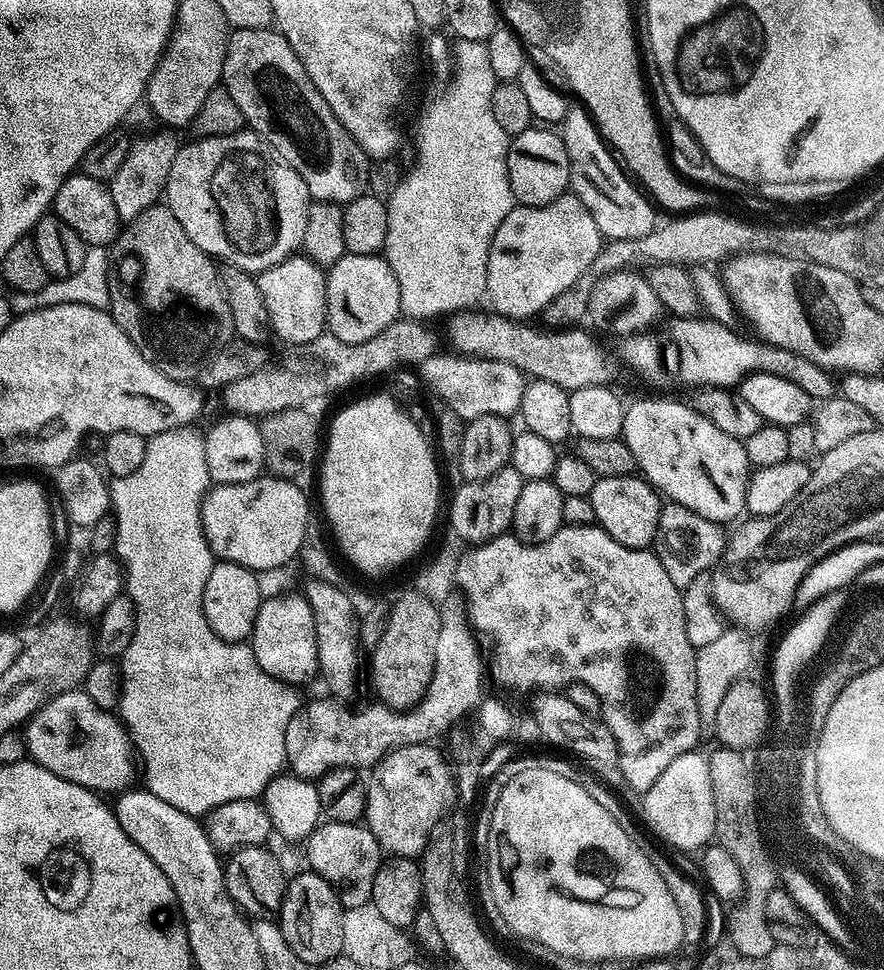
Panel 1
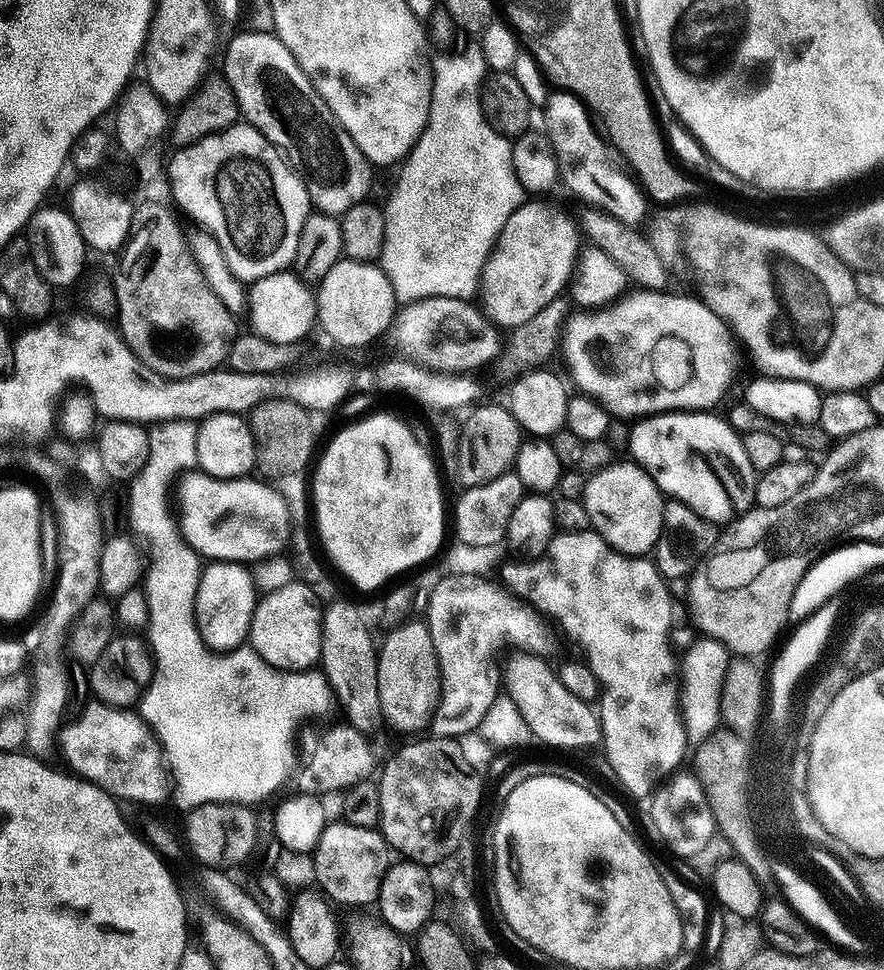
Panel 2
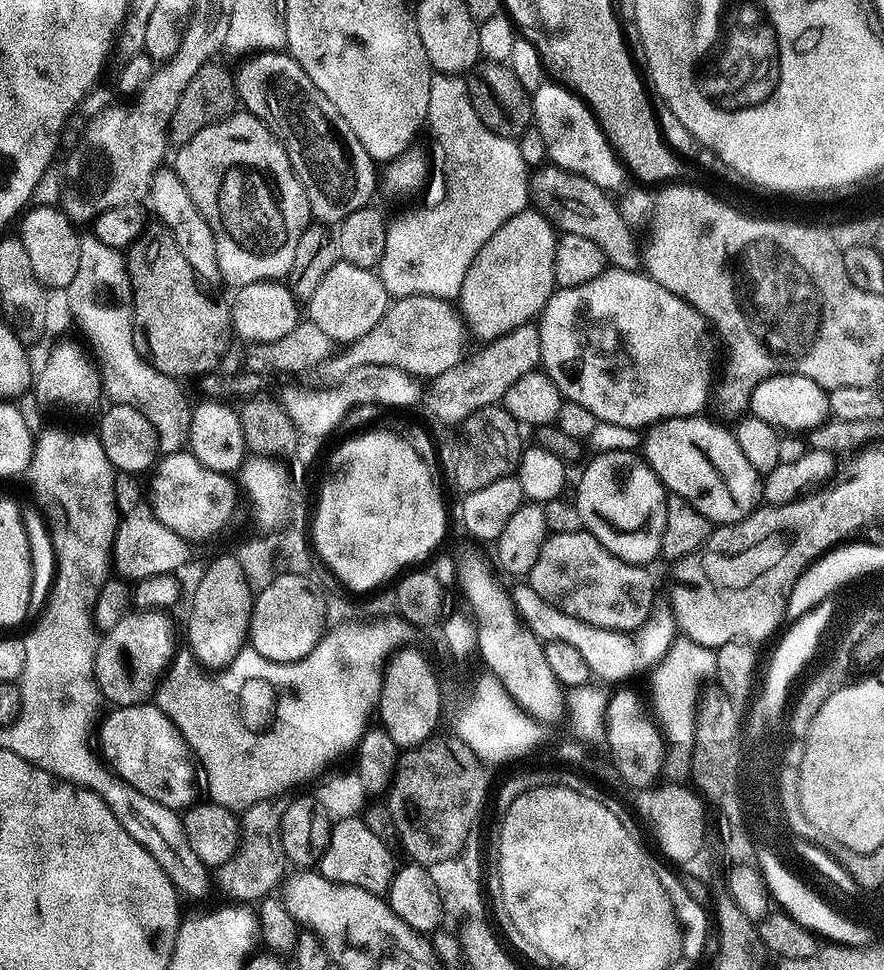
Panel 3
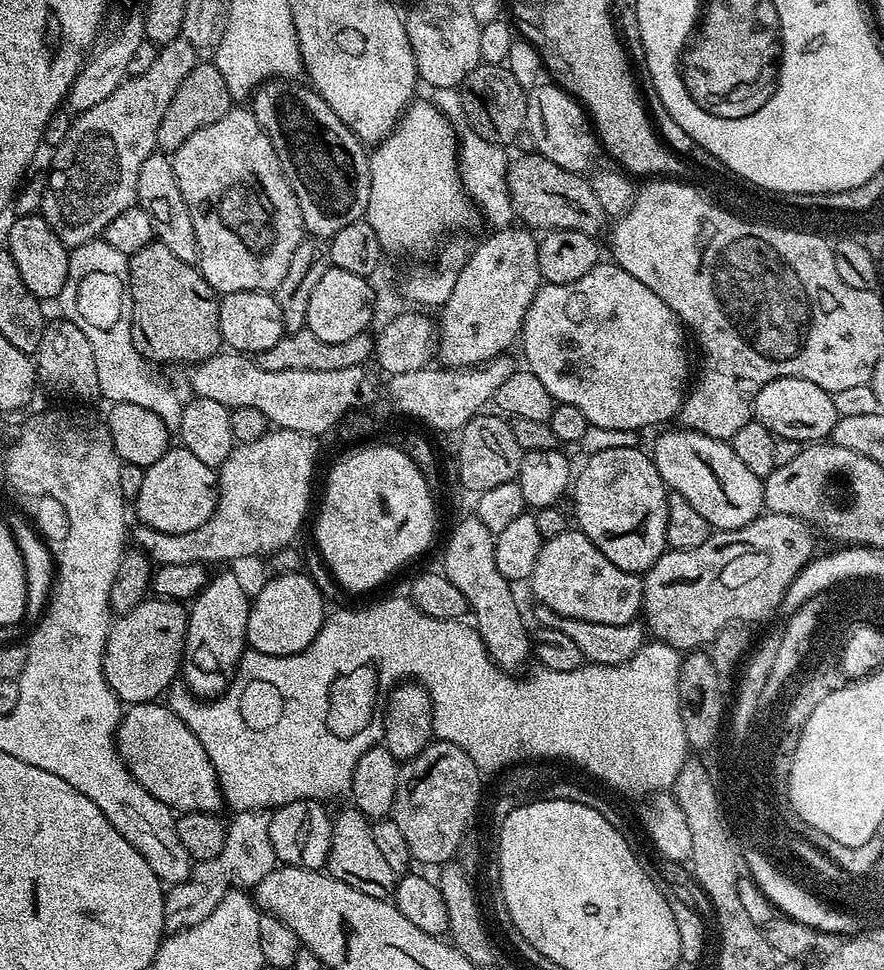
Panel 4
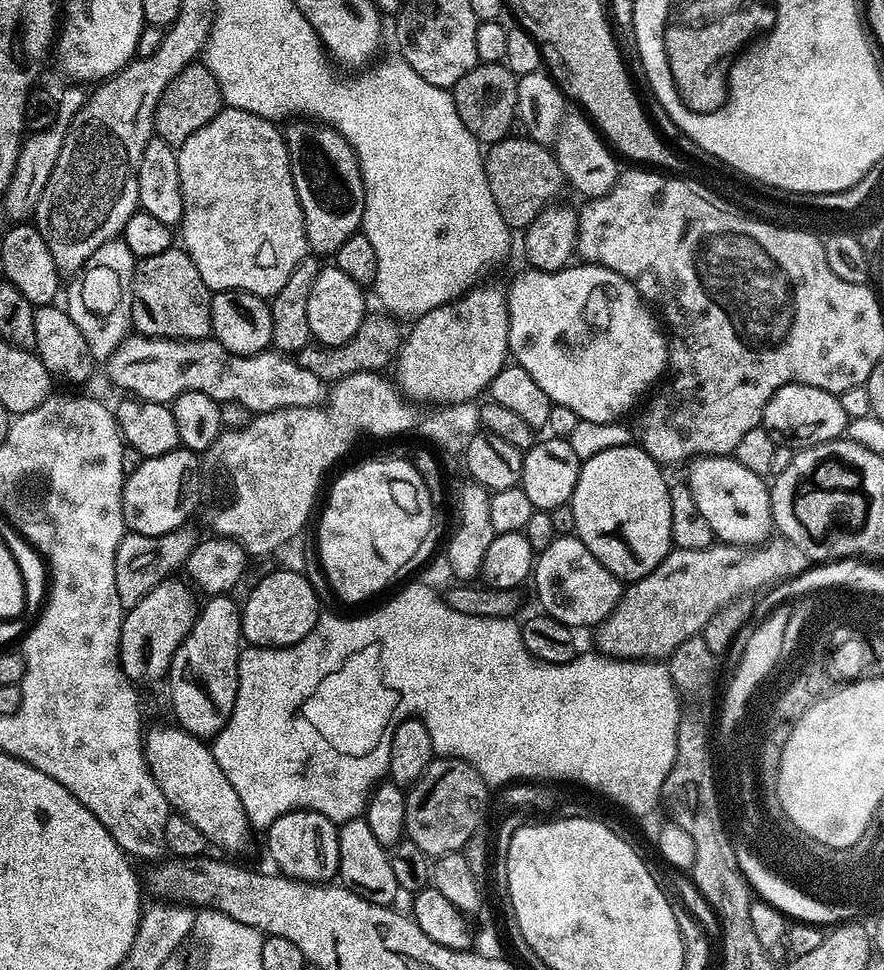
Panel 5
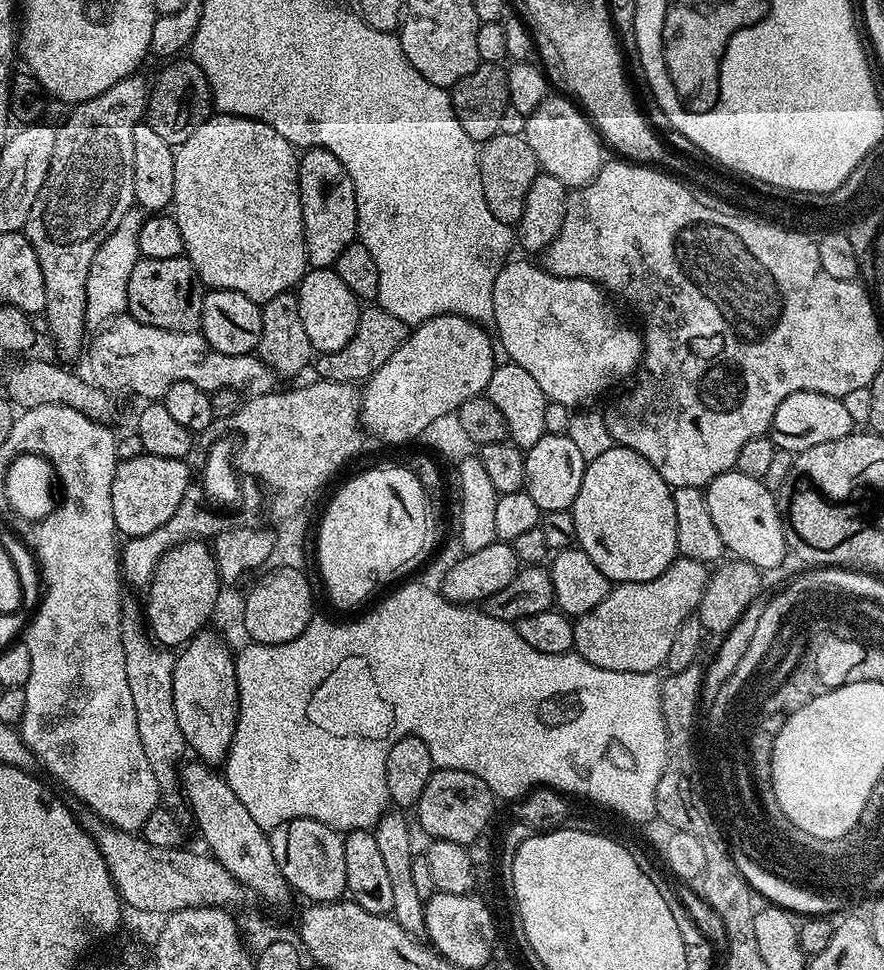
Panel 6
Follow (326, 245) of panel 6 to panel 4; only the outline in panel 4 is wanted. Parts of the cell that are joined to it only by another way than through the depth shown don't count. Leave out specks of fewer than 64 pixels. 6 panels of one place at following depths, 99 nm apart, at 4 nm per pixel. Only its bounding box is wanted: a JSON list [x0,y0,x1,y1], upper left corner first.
[250,78,370,238]

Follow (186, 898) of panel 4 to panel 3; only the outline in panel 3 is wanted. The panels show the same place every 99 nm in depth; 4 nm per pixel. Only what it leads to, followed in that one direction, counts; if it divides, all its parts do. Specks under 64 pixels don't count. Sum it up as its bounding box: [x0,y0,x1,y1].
[214,798,287,902]

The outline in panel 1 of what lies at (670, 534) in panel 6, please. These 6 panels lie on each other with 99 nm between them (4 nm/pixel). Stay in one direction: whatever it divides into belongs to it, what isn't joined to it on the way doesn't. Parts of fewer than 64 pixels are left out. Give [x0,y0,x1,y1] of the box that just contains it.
[591,474,662,548]

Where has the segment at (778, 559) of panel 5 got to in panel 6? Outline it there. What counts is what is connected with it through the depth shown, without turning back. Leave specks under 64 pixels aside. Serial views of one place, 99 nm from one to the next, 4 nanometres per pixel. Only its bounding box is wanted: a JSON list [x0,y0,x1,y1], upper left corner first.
[572,558,709,672]

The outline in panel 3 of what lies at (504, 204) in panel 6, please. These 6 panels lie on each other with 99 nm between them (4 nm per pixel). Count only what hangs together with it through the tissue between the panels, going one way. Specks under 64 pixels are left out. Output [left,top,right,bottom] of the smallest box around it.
[530,166,642,271]

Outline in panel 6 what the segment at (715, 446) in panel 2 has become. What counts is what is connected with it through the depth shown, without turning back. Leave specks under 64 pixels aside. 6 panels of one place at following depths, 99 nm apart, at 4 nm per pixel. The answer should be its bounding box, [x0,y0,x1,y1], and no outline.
[704,472,790,570]

